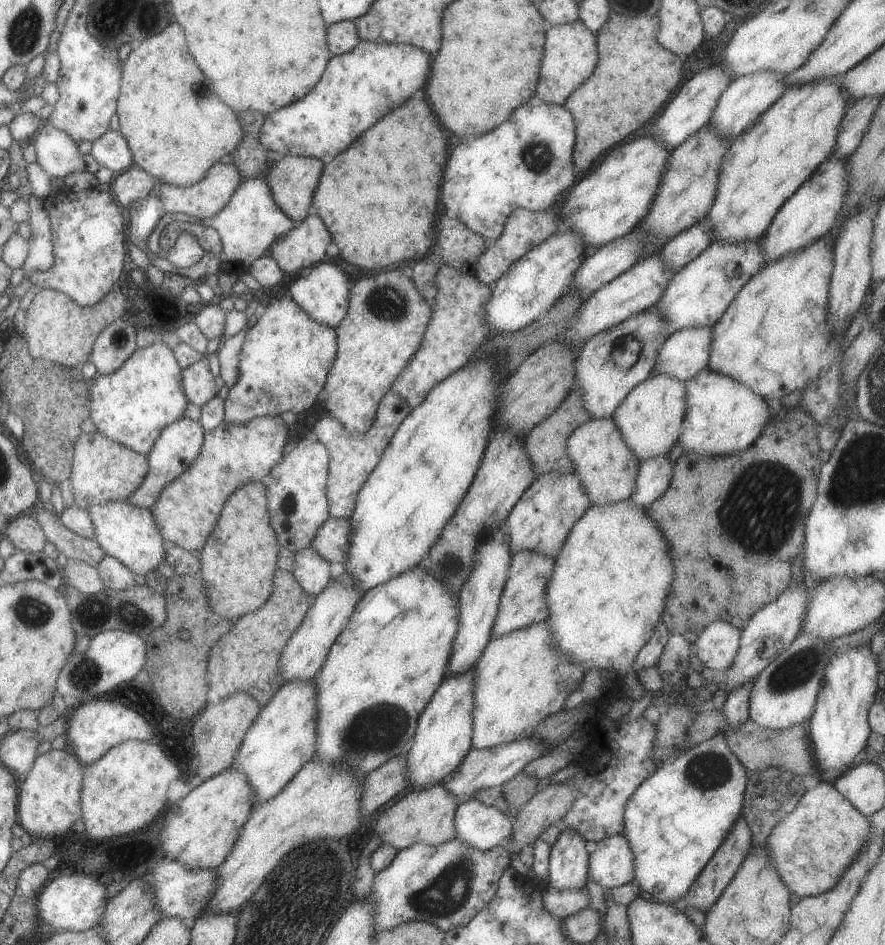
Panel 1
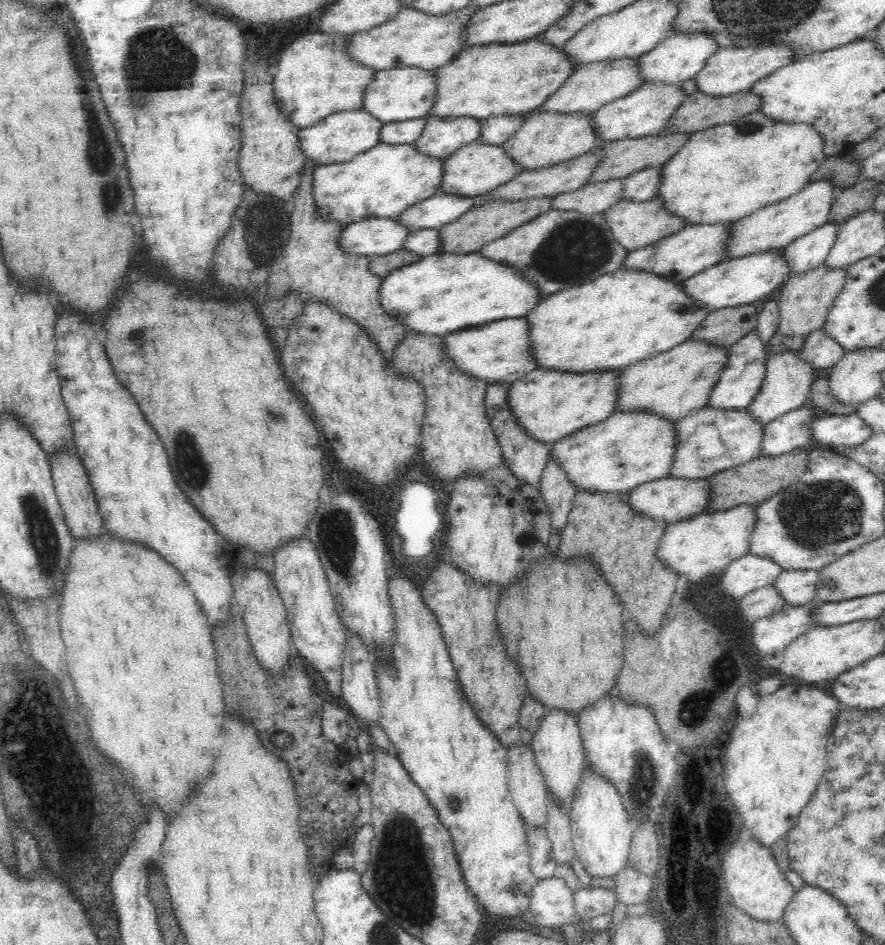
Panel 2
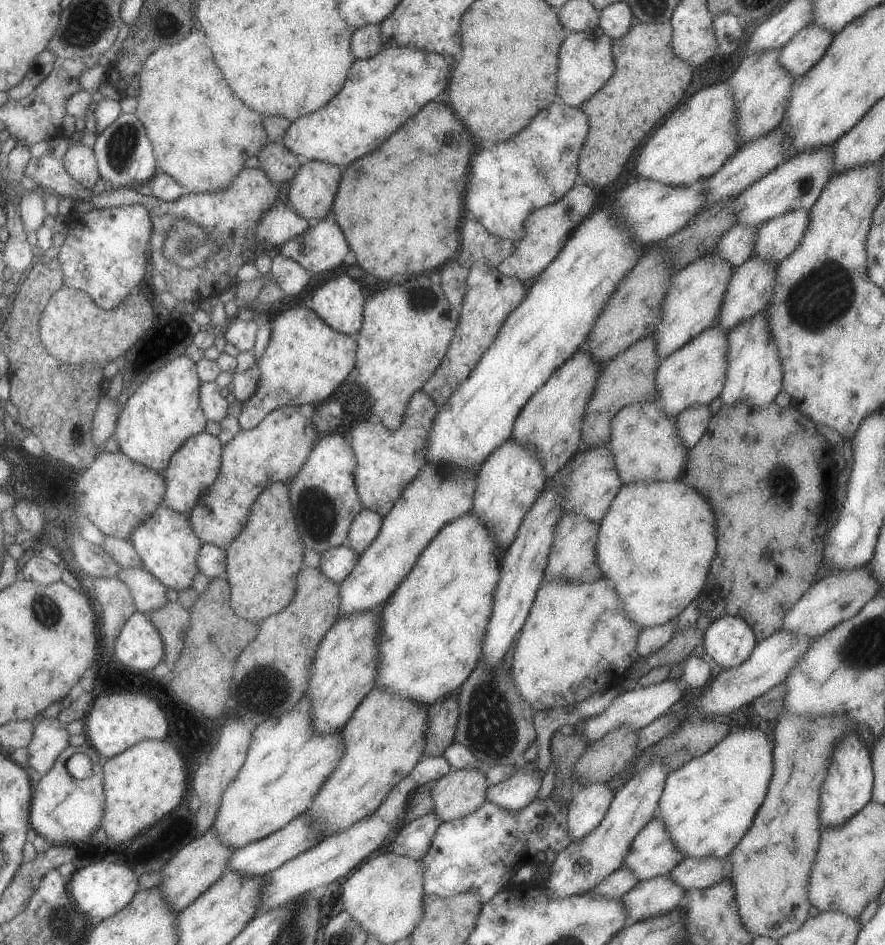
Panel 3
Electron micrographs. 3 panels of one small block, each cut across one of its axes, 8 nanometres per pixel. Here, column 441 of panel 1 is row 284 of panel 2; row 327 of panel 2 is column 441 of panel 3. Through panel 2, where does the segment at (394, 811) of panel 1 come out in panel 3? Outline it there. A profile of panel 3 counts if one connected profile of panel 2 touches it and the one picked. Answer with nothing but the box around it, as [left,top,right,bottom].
[431,770,487,823]

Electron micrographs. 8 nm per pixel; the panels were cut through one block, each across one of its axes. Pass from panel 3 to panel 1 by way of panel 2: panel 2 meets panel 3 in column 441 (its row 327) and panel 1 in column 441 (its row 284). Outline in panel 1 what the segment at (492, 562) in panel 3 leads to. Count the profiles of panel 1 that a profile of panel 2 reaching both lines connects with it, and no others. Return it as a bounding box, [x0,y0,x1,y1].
[313,563,459,775]

